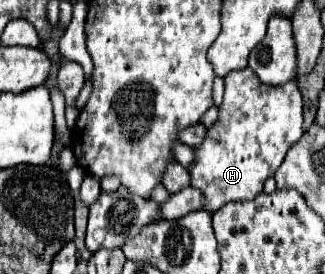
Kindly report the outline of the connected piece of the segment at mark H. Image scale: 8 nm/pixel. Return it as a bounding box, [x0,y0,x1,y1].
[190,67,302,211]

